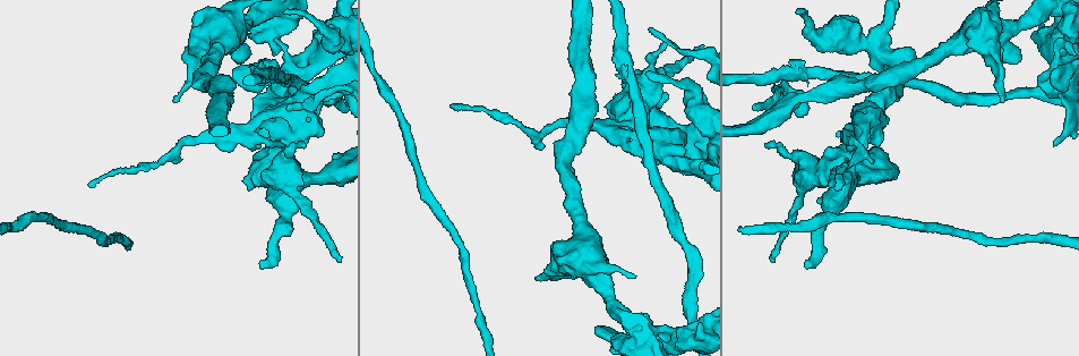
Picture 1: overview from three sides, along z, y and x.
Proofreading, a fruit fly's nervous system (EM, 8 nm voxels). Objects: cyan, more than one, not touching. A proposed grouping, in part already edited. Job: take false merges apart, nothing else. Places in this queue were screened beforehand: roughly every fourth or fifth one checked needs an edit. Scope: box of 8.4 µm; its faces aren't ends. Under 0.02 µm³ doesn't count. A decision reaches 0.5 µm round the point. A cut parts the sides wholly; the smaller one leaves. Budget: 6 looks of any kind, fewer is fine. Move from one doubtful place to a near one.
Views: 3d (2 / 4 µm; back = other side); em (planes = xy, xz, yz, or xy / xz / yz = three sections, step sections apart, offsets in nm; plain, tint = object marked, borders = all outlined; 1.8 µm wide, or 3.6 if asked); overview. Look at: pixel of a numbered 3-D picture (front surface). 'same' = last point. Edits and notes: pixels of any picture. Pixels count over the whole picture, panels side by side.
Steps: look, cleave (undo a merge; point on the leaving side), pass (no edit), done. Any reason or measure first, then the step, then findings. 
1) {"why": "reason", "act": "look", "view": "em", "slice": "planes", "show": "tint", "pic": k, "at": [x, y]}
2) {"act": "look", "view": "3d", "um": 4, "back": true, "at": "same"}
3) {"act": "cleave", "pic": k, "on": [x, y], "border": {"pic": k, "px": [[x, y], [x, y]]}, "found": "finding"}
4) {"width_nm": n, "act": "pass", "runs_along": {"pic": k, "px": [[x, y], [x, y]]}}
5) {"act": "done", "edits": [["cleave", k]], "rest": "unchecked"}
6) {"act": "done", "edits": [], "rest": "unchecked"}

{"why": "arms part here", "act": "look", "view": "3d", "um": 2, "pic": 1, "at": [287, 68]}

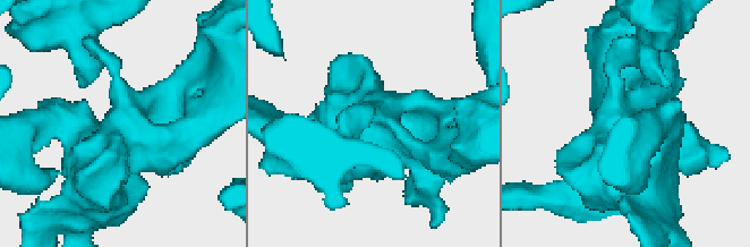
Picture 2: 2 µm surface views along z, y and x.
{"why": "shape alone is not enough", "act": "look", "view": "em", "slice": "yz", "step": 8, "show": "tint", "pic": 2, "at": [120, 129]}

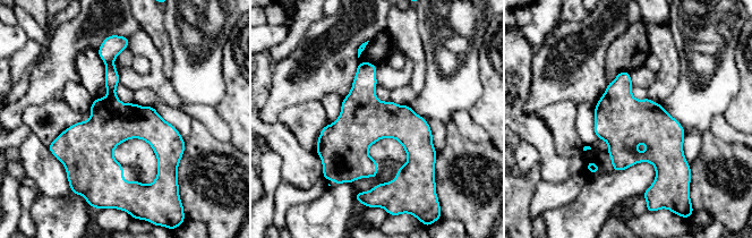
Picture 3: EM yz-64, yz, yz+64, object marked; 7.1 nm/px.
{"act": "cleave", "pic": 3, "on": [111, 74], "border": {"pic": 3, "px": [[111, 59], [105, 62]]}, "found": "a second cell is stuck on"}

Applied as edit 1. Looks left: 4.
{"act": "look", "view": "3d", "um": 4, "pic": 1, "at": [230, 23]}

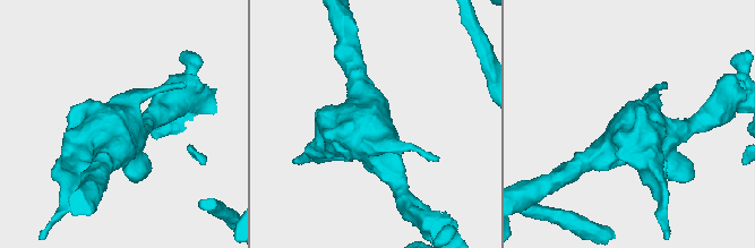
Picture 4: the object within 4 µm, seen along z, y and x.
{"act": "look", "view": "em", "um": 3.6, "slice": "xy", "step": 8, "show": "tint", "pic": 4, "at": [120, 125]}

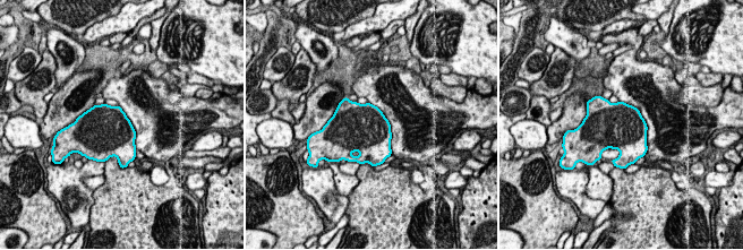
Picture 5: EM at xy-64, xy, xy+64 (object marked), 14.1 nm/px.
{"act": "look", "view": "em", "um": 3.6, "slice": "planes", "show": "tint", "at": "same"}

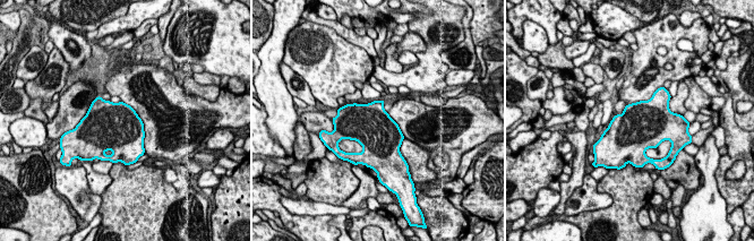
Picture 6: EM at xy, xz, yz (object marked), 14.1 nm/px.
{"act": "pass", "found": "one cell here"}

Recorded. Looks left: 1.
{"act": "done", "edits": [["cleave", 3]], "rest": "unchecked"}

